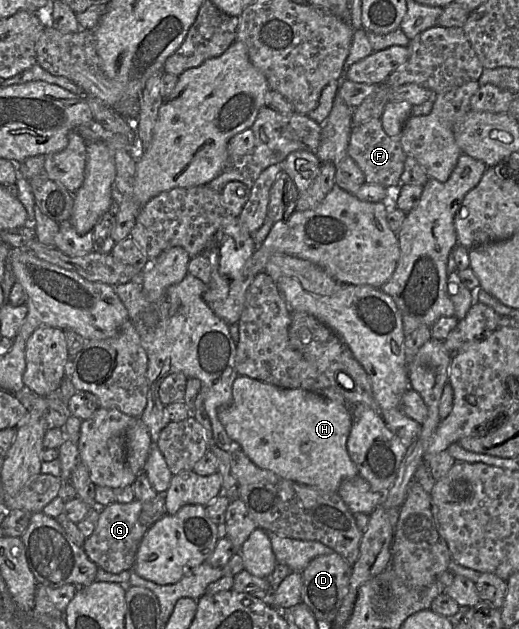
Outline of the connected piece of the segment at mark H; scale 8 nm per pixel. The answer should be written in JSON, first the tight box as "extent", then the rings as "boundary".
{"extent":[218,375,359,493],"boundary":[[[238,375],[232,386],[232,401],[229,405],[219,409],[218,419],[223,425],[229,438],[239,445],[239,449],[242,450],[256,466],[272,471],[284,479],[333,493],[338,491],[338,488],[343,480],[355,477],[359,474],[357,467],[349,457],[346,446],[352,425],[351,409],[314,392],[303,389],[282,388],[247,376]]]}

